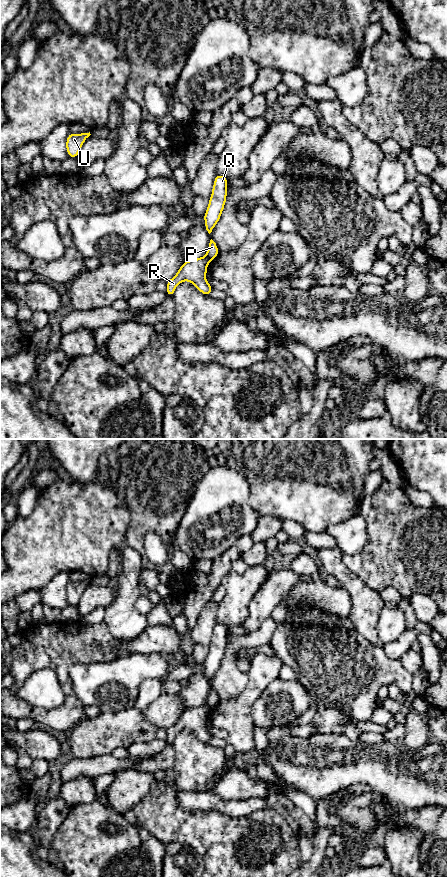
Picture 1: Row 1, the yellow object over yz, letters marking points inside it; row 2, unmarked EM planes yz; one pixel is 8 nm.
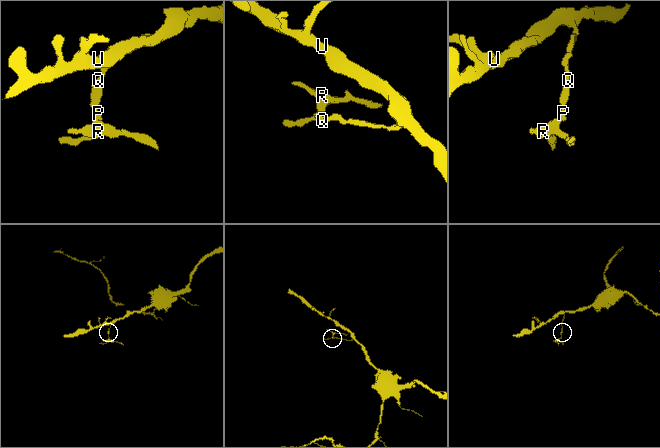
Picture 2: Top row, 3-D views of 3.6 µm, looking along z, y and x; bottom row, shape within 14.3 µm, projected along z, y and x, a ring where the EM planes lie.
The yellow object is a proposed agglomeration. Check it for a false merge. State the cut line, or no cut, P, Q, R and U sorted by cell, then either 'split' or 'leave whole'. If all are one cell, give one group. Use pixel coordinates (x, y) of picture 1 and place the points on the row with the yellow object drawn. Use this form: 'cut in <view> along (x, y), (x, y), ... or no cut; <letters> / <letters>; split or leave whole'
cut in yz along (205, 256), (209, 260); P Q U / R; split

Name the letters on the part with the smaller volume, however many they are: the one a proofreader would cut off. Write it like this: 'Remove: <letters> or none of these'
Remove: R

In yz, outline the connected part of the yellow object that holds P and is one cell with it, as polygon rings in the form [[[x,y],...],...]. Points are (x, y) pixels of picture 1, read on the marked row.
[[[211,239],[207,252],[206,252],[206,257],[208,258],[209,261],[213,261],[219,254],[219,249],[217,244]]]

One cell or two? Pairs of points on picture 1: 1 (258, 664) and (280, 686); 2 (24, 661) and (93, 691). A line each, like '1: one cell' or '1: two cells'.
1: two cells
2: two cells

